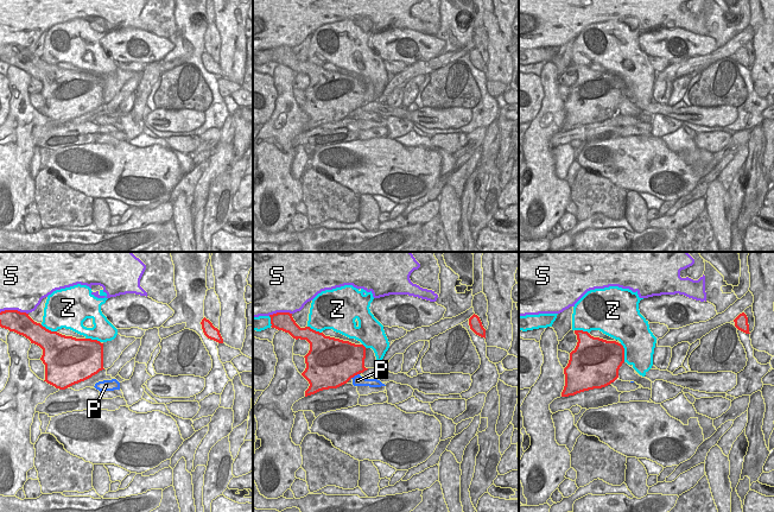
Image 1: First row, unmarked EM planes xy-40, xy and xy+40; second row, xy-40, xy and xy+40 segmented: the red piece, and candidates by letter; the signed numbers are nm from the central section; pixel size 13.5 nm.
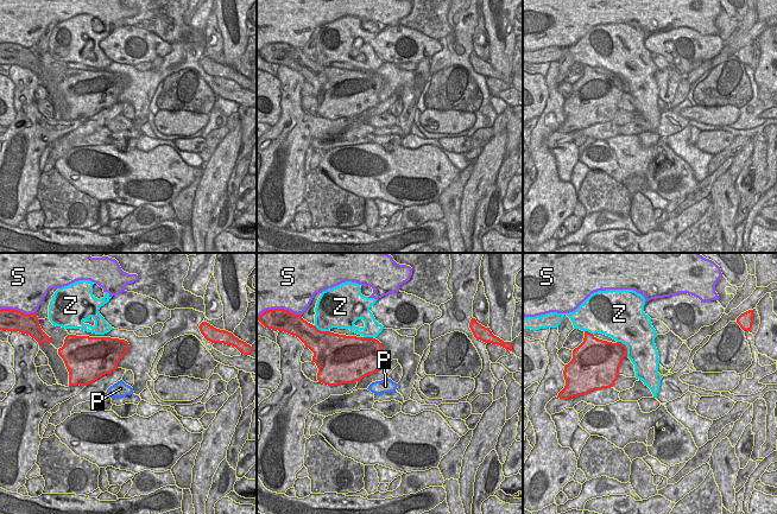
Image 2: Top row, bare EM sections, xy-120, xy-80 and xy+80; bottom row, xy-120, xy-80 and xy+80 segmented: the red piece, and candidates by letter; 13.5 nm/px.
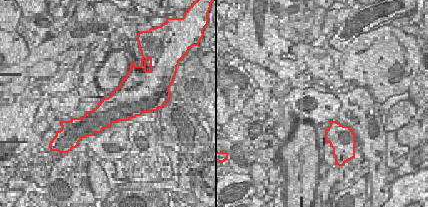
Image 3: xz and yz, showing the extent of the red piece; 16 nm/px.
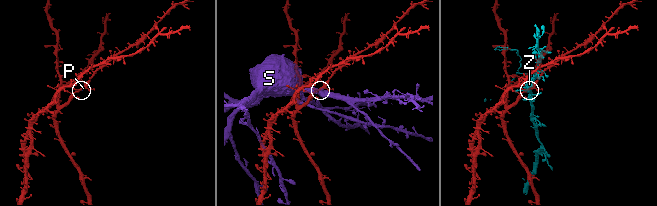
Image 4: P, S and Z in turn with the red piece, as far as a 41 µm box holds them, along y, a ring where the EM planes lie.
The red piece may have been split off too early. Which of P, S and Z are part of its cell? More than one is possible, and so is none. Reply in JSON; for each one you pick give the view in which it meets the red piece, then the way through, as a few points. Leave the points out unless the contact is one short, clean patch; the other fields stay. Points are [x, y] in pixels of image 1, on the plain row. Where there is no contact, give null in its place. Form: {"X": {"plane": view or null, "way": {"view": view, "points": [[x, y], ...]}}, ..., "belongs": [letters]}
{"belongs": []}

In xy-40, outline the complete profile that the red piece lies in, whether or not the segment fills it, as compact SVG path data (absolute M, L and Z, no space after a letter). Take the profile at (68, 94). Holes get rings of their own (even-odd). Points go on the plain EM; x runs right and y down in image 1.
M18 44L0 46L0 61L25 70L43 83L45 114L65 124L97 108L103 102L103 77L51 65Z

